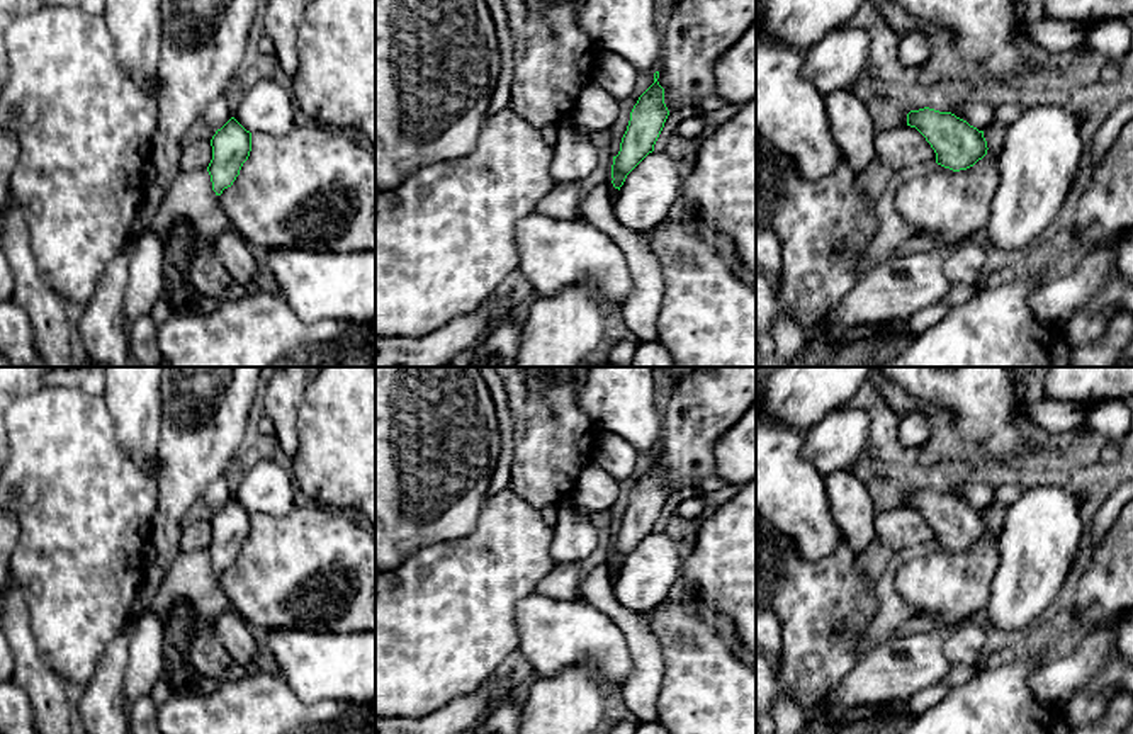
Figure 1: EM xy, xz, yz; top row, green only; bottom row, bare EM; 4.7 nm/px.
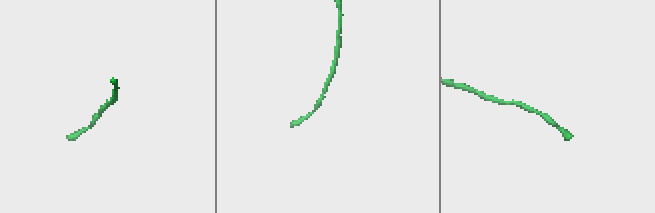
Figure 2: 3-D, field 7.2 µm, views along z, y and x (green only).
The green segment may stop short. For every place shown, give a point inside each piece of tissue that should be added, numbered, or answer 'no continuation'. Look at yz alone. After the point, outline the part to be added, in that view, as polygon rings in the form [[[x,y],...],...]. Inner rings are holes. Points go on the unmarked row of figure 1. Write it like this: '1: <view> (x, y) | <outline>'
no continuation

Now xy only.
no continuation

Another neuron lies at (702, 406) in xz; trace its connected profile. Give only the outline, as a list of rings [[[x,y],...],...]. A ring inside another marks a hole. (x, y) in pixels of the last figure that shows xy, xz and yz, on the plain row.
[[[698,367],[674,382],[662,413],[662,445],[659,466],[669,493],[695,493],[696,486],[715,476],[712,447],[756,403],[756,367]]]

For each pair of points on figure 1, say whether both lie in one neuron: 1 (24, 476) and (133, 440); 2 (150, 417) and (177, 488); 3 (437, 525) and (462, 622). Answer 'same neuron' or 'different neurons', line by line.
1: different neurons
2: different neurons
3: different neurons

